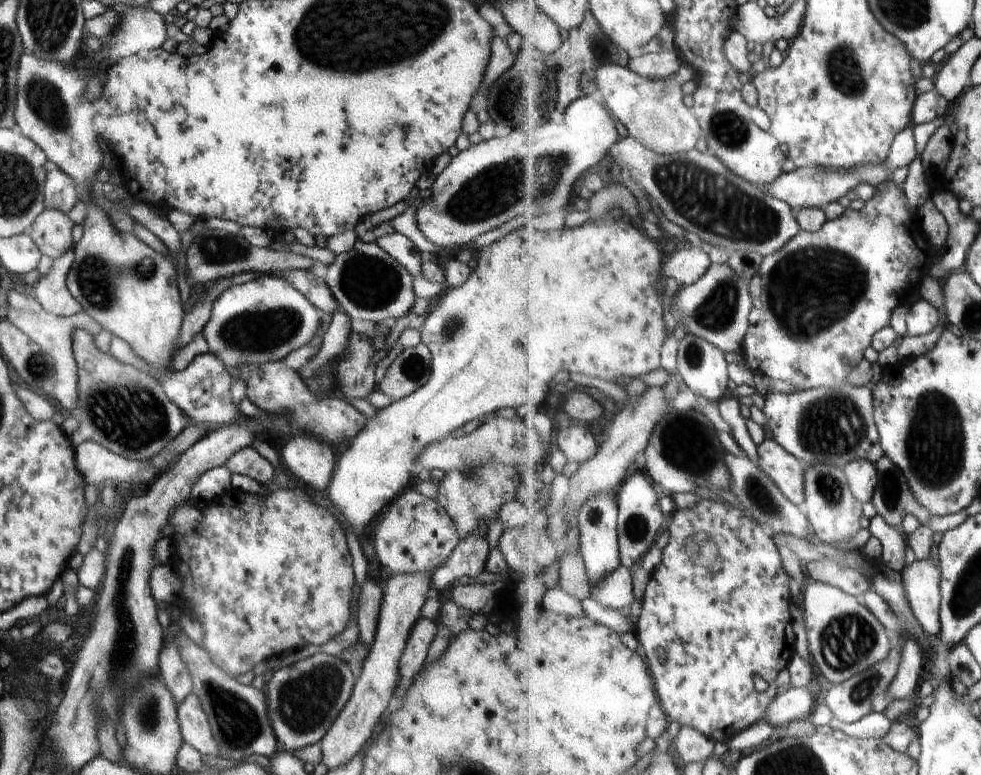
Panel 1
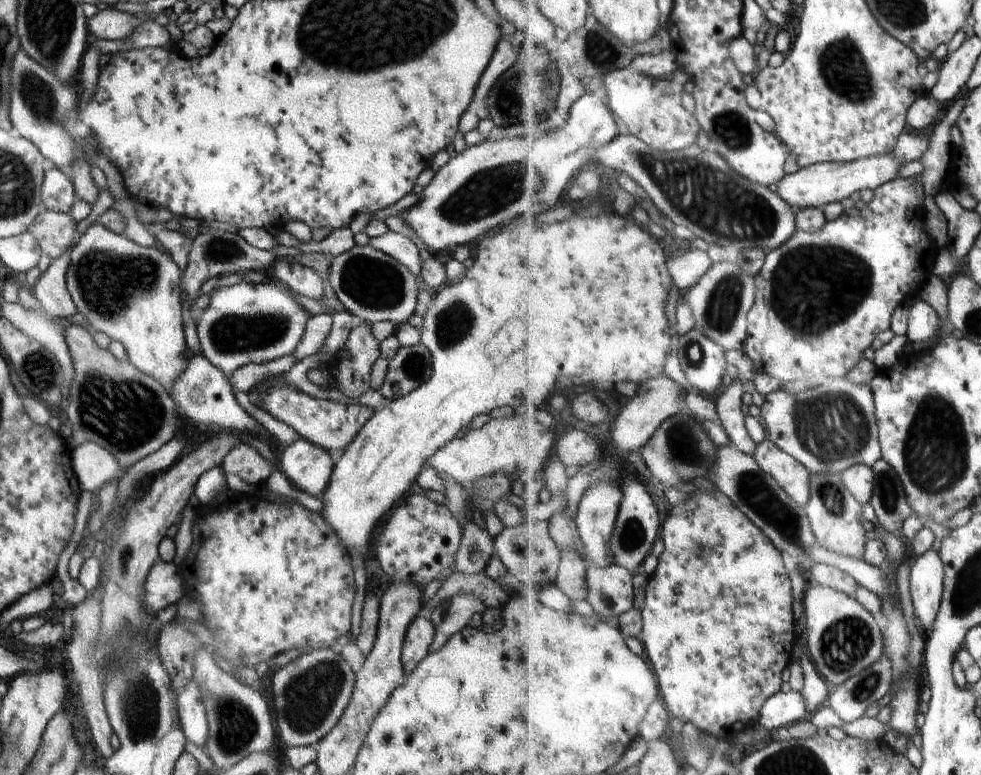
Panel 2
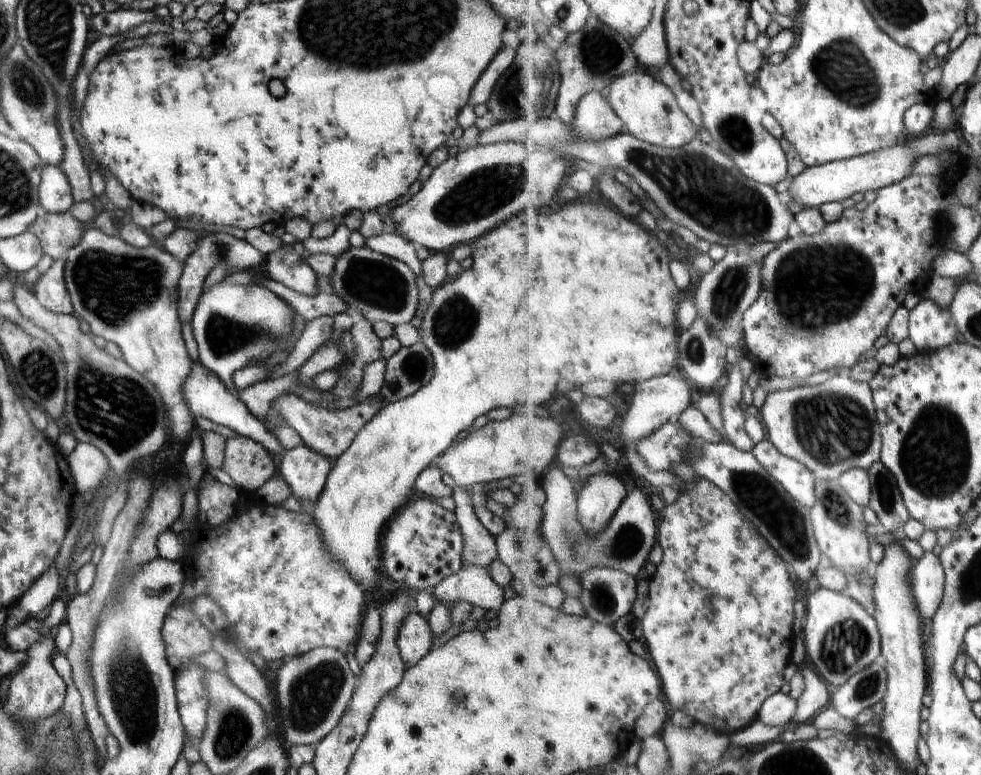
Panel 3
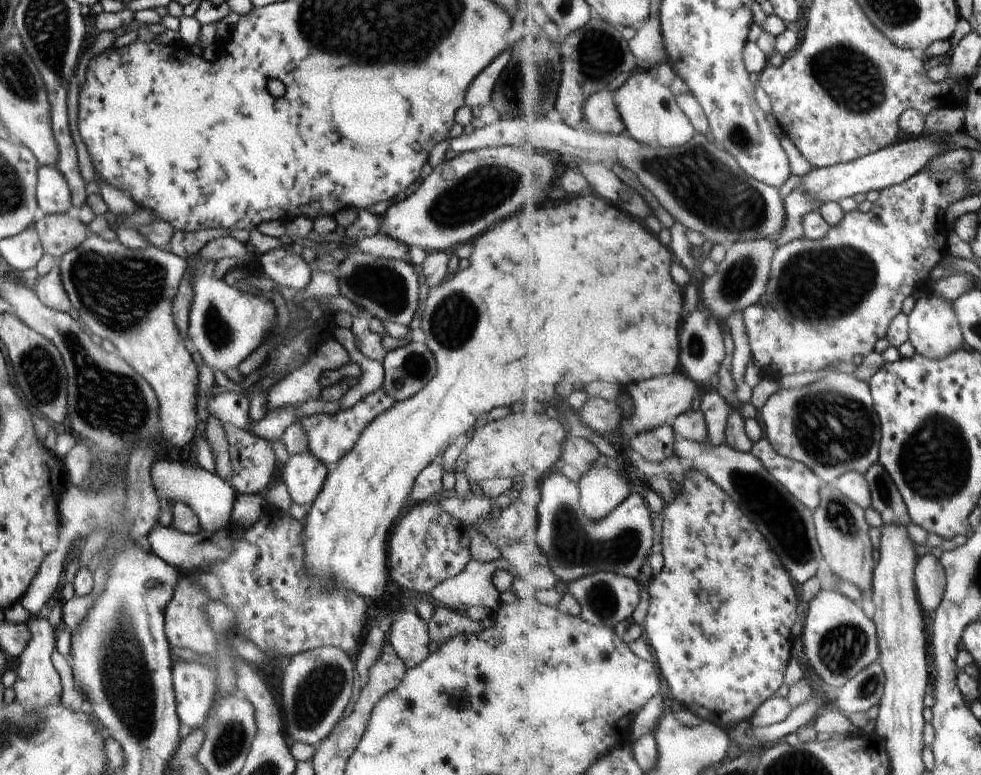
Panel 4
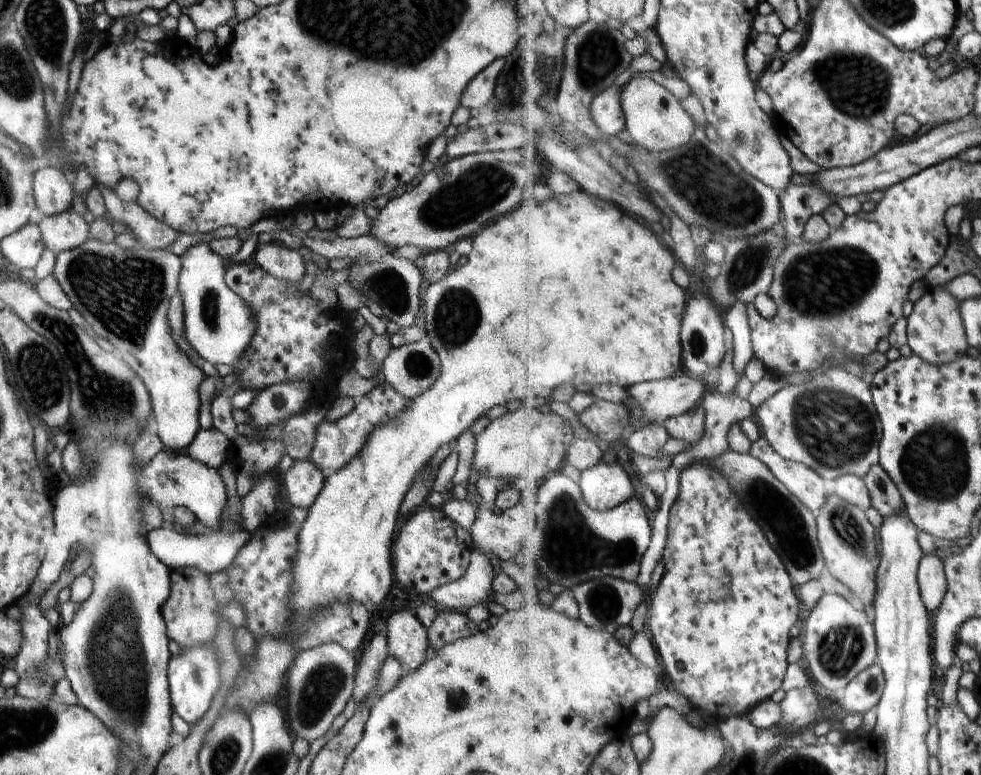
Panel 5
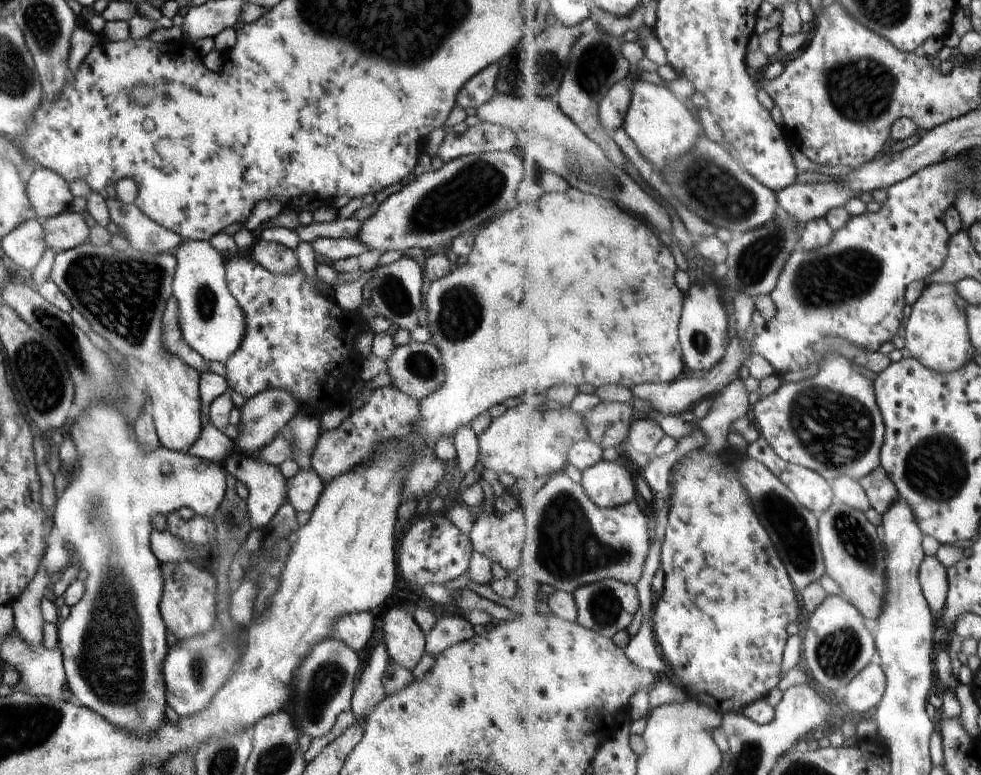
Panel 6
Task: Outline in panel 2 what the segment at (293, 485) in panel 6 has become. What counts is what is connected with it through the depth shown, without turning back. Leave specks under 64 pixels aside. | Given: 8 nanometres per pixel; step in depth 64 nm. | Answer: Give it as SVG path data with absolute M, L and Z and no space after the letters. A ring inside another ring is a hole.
M296 440L279 458L281 471L300 492L321 498L328 486L334 464L330 454L312 442Z

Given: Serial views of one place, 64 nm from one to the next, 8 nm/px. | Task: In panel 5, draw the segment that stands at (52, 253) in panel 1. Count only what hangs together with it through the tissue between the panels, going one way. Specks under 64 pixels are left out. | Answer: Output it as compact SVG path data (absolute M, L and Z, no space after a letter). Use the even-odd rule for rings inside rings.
M72 209L44 217L37 225L45 248L55 255L78 248L89 239L89 224Z

